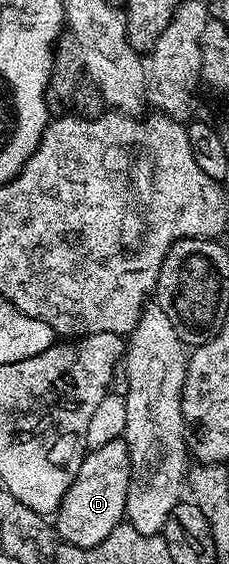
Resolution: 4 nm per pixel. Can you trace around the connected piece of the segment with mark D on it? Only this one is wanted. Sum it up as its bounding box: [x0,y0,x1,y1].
[54,439,131,547]

